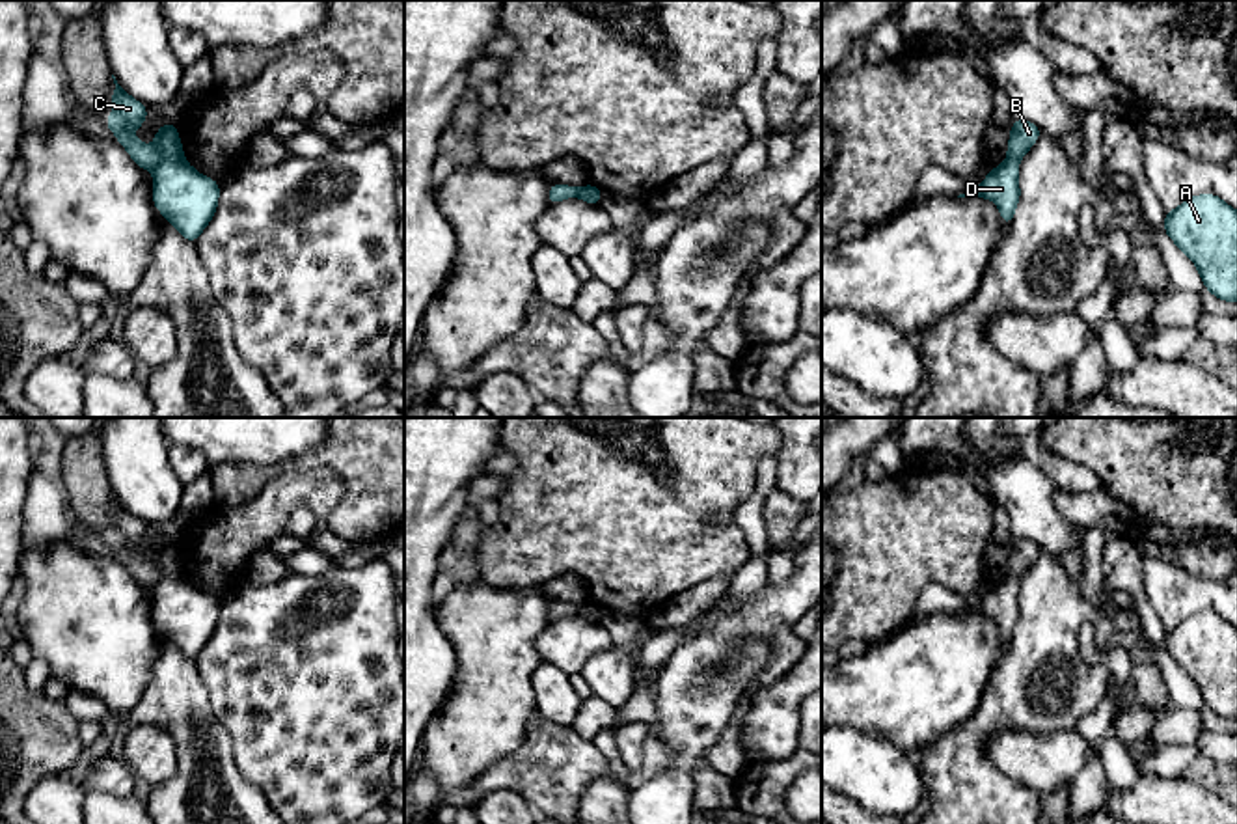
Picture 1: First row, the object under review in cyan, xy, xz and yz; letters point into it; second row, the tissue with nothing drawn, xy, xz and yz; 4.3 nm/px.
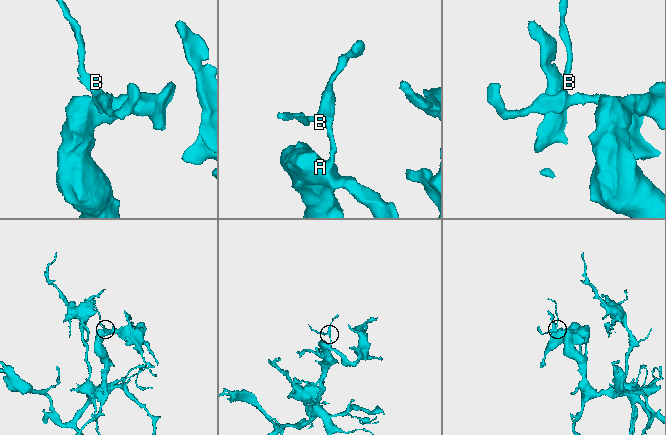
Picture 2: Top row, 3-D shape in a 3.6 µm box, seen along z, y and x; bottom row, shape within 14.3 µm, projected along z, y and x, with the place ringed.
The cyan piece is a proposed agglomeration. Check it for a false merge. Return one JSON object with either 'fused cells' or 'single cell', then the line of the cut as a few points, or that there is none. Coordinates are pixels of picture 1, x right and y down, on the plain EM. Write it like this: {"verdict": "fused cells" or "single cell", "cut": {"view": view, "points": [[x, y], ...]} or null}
{"verdict": "fused cells", "cut": {"view": "xy", "points": [[183, 575], [163, 575], [153, 584]]}}

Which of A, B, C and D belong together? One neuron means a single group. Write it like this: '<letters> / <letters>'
A D / B C

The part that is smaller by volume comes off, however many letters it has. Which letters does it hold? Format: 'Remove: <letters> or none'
Remove: B, C

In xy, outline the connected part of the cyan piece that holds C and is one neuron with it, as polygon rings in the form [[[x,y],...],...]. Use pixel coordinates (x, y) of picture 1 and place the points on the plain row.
[[[114,496],[114,528],[106,535],[106,544],[117,554],[117,561],[121,561],[130,576],[142,585],[151,587],[162,576],[184,576],[184,569],[179,557],[177,542],[166,541],[158,544],[155,552],[153,565],[147,565],[143,559],[136,557],[132,548],[142,544],[147,535],[147,524],[140,518],[132,516]]]

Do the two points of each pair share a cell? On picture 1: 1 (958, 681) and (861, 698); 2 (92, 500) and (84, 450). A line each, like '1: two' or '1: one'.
1: one
2: one

